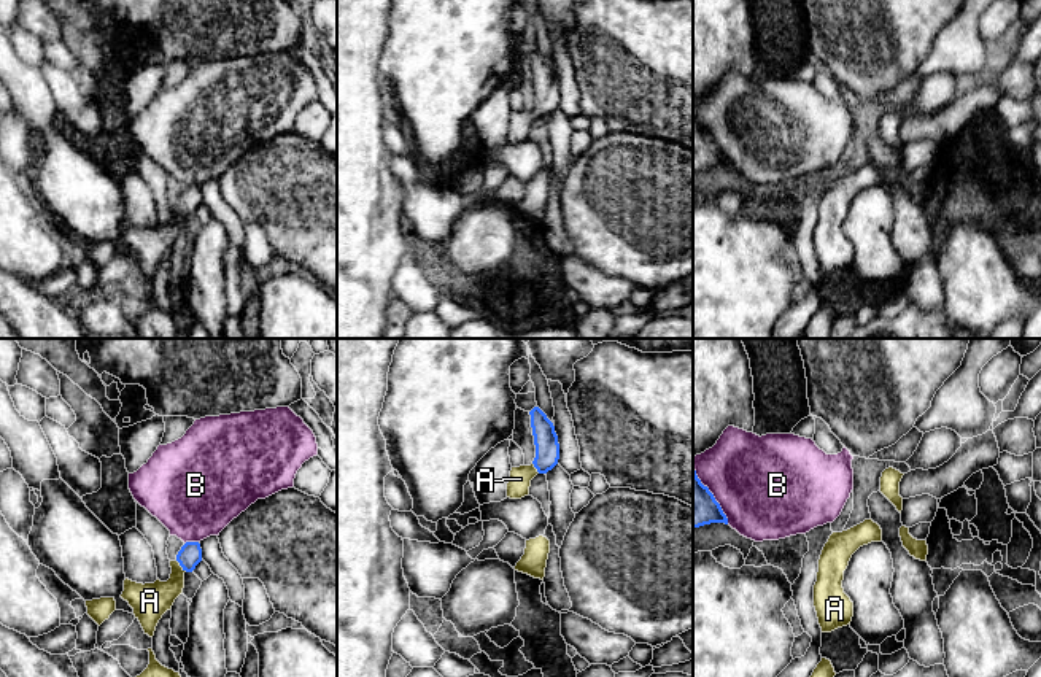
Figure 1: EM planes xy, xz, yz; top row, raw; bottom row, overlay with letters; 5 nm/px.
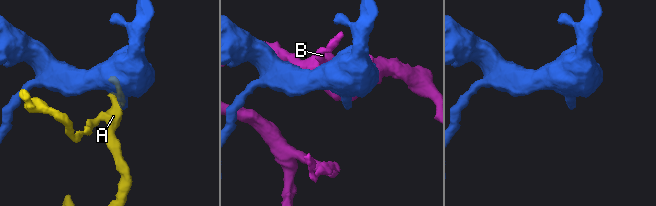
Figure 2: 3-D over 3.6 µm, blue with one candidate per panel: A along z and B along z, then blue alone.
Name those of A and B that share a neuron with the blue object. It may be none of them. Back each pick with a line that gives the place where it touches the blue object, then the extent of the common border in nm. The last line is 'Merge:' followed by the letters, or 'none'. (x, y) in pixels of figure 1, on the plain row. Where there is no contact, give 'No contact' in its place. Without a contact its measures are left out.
A: Touches blue at xy (181, 210). Shared border 80 nm
Merge: A

